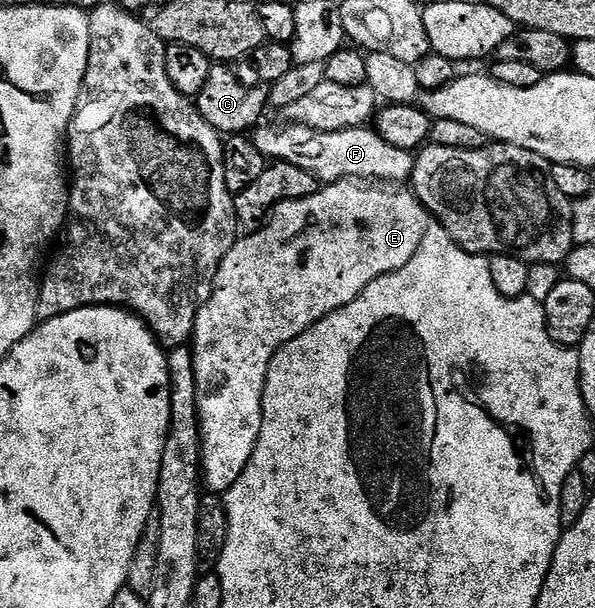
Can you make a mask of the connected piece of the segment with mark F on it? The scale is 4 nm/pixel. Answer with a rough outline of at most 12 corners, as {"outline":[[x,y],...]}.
{"outline":[[371,126],[255,128],[264,158],[321,184],[404,185],[416,155]]}

